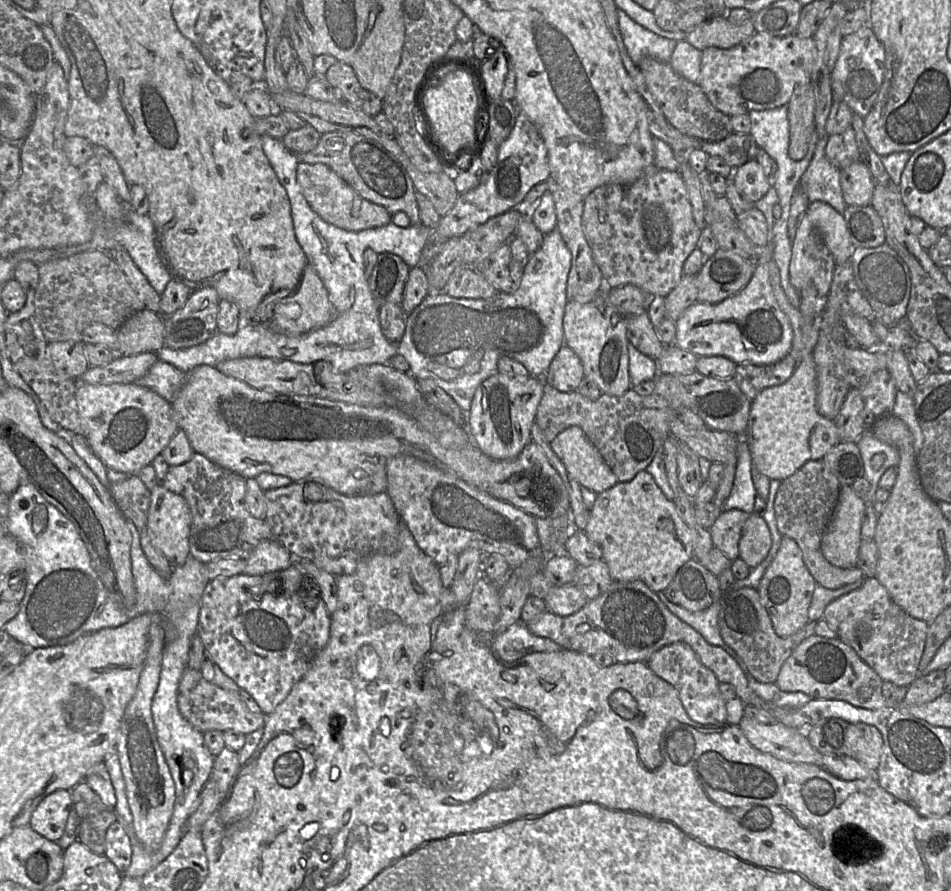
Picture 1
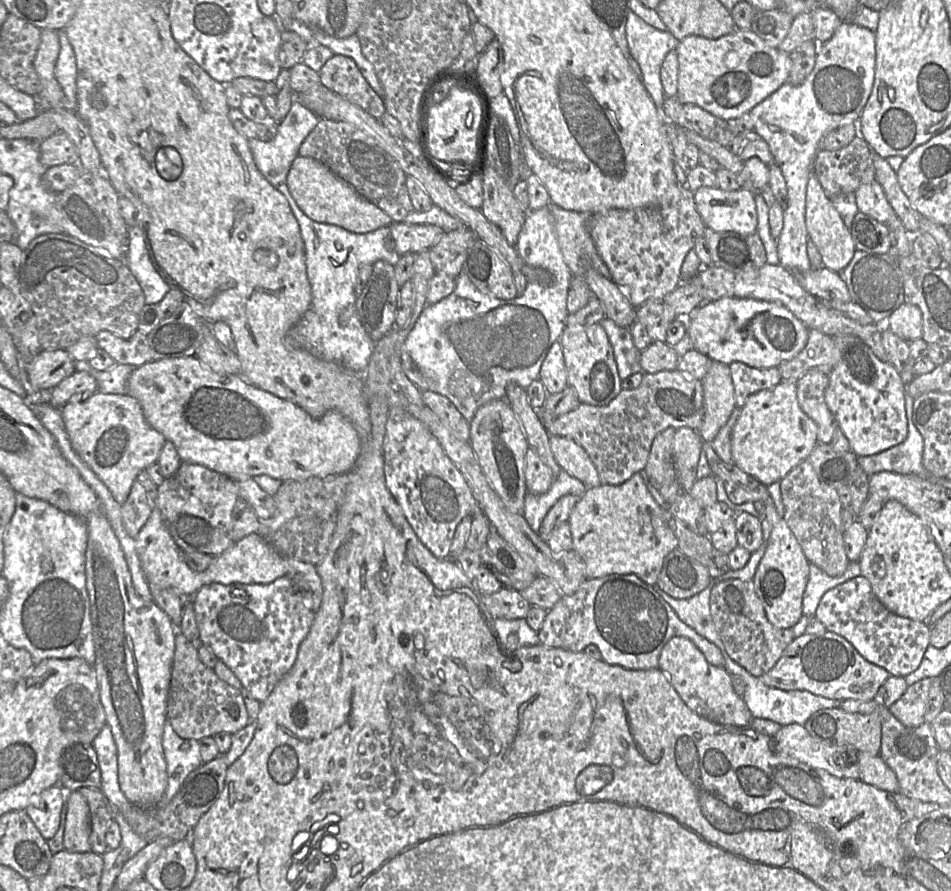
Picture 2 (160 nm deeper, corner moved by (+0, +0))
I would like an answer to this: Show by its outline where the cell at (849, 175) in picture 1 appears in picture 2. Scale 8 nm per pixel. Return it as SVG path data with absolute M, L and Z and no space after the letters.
M876 180L861 185L854 194L858 210L881 223L887 224L896 215Z

